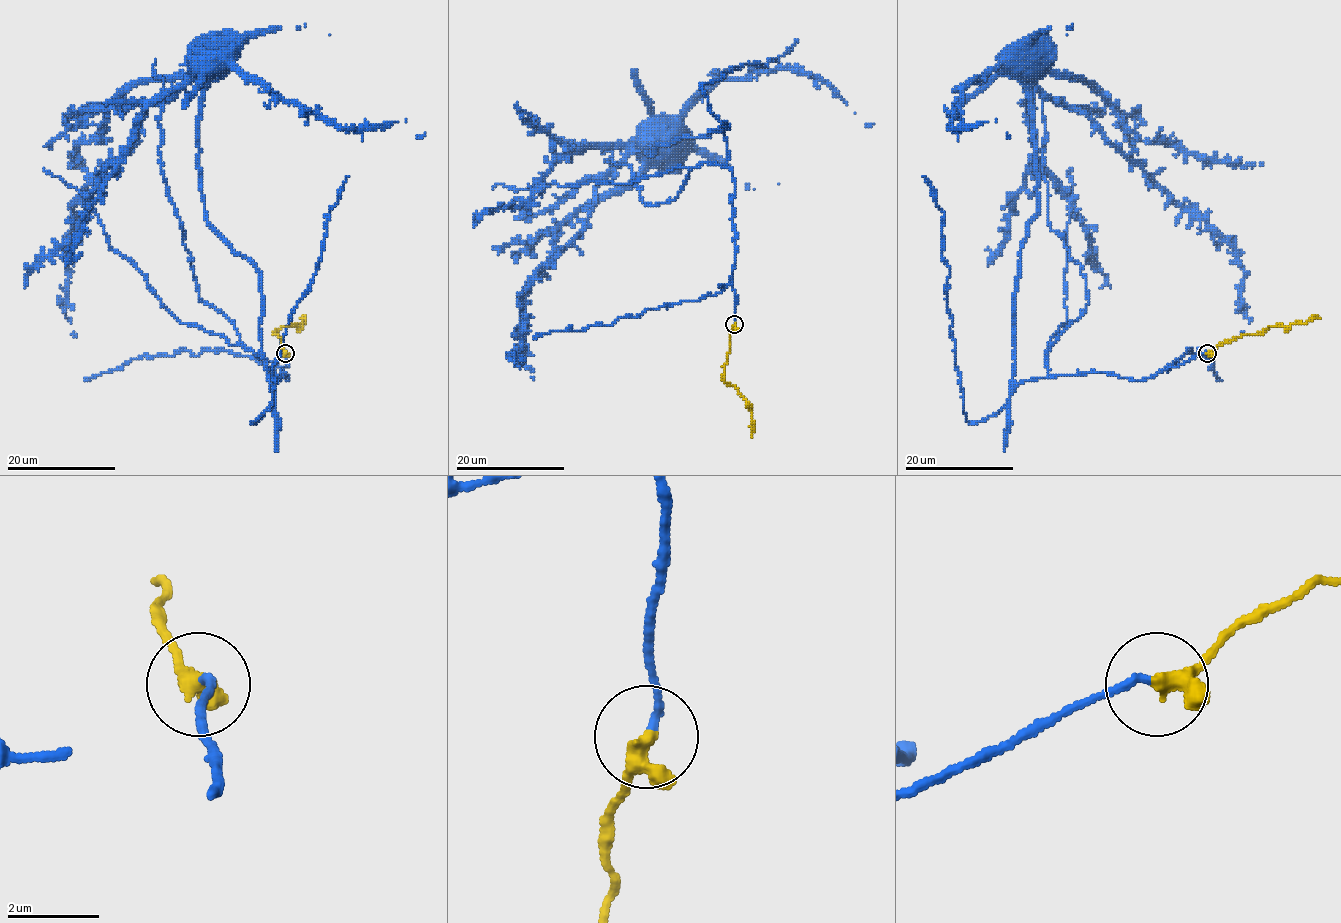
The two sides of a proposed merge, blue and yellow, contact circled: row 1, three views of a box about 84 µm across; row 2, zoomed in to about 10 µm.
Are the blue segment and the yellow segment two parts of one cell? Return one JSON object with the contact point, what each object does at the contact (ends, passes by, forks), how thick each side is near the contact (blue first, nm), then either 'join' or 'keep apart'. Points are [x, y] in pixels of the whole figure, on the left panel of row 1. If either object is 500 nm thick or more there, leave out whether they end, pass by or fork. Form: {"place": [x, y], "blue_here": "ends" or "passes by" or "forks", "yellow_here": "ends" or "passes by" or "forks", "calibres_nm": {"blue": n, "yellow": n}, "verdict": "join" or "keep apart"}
{"place": [285, 353], "blue_here": "ends", "yellow_here": "passes by", "calibres_nm": {"blue": 150, "yellow": 320}, "verdict": "join"}

